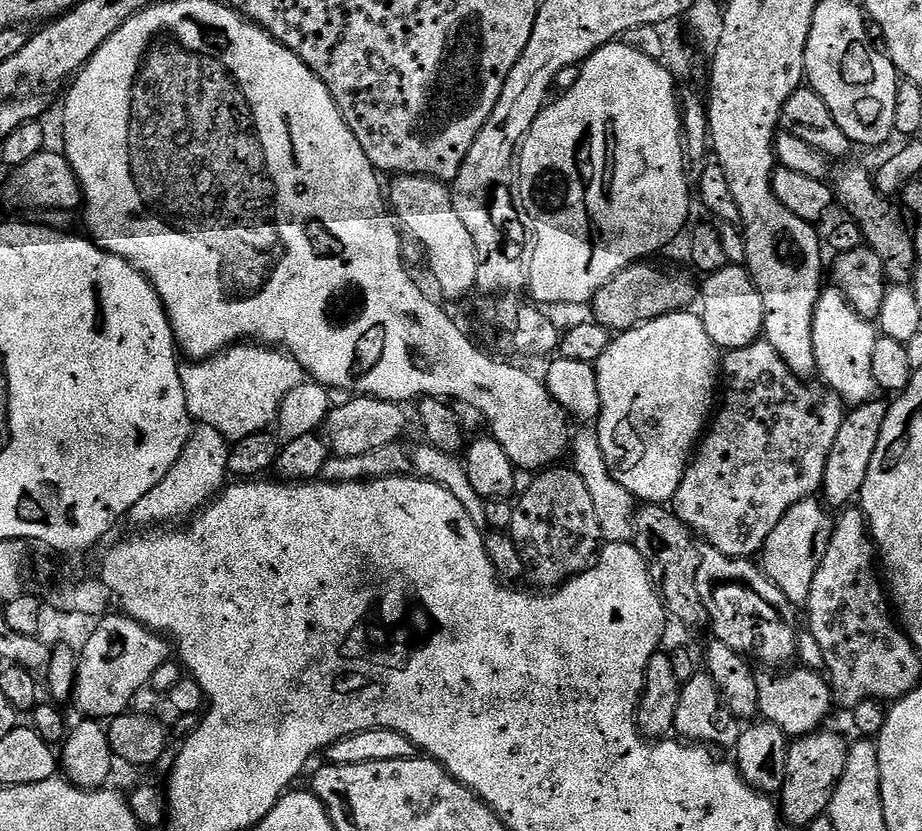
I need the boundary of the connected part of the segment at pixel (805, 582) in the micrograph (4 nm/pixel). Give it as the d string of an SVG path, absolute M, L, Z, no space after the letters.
M809 498L790 506L782 522L778 522L770 538L766 538L762 549L763 570L793 606L807 605L810 586L814 586L814 574L830 546L833 527L833 513L819 499Z

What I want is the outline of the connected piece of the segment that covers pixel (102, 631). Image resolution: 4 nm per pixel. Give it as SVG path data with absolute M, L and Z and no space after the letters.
M115 614L116 616L104 616L100 625L92 634L83 641L84 649L79 649L78 663L76 665L76 679L74 689L74 705L85 717L107 721L113 716L120 716L133 707L132 699L139 688L144 688L152 680L152 675L170 660L170 644L159 632L153 632L144 624L131 620L129 616Z

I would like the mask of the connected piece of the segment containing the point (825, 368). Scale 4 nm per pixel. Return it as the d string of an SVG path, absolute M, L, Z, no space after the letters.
M828 286L821 291L814 310L814 354L819 379L824 379L831 391L838 393L845 405L855 406L875 400L878 389L872 372L872 351L878 328L871 319L859 316L839 288Z

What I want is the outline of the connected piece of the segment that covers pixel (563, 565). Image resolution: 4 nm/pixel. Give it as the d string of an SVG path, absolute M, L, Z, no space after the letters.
M549 466L533 475L530 487L514 500L510 534L522 554L526 580L536 590L555 590L596 562L602 547L594 498L575 467Z

